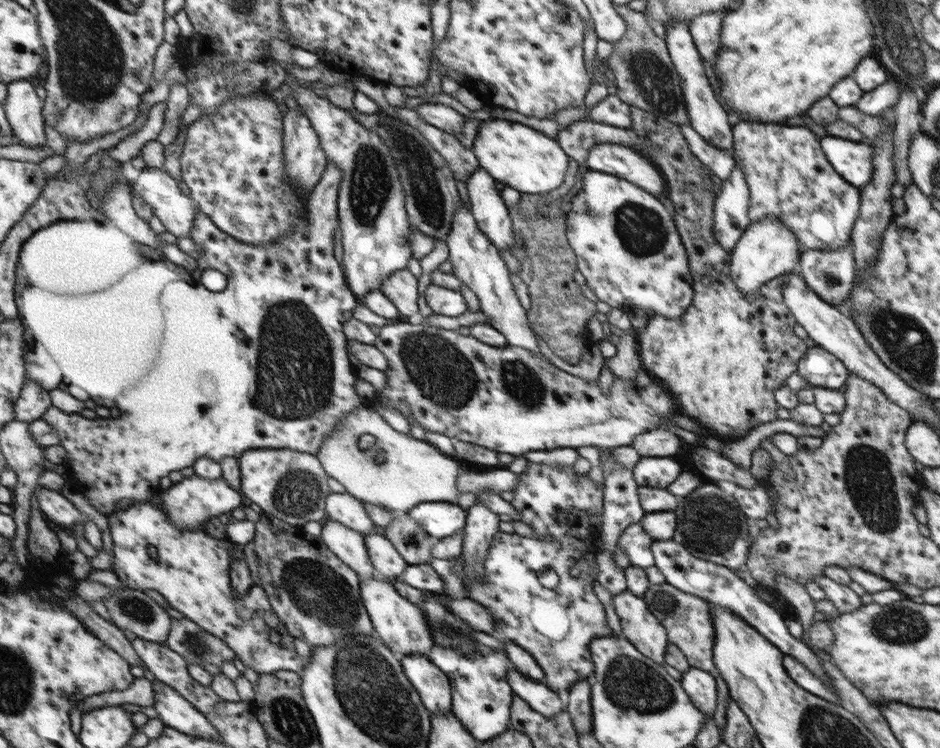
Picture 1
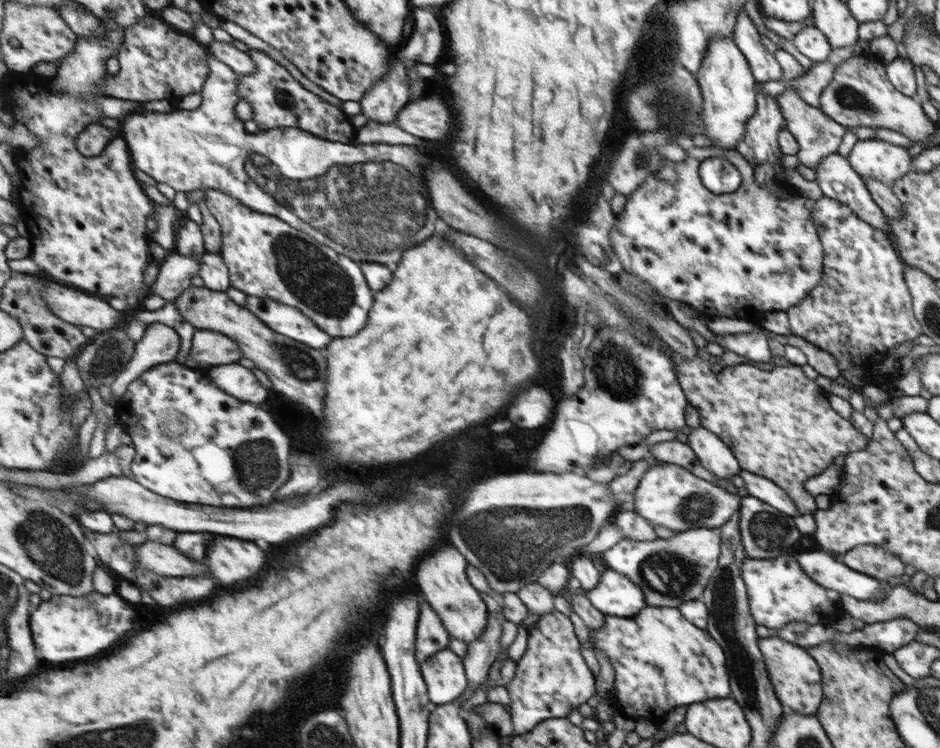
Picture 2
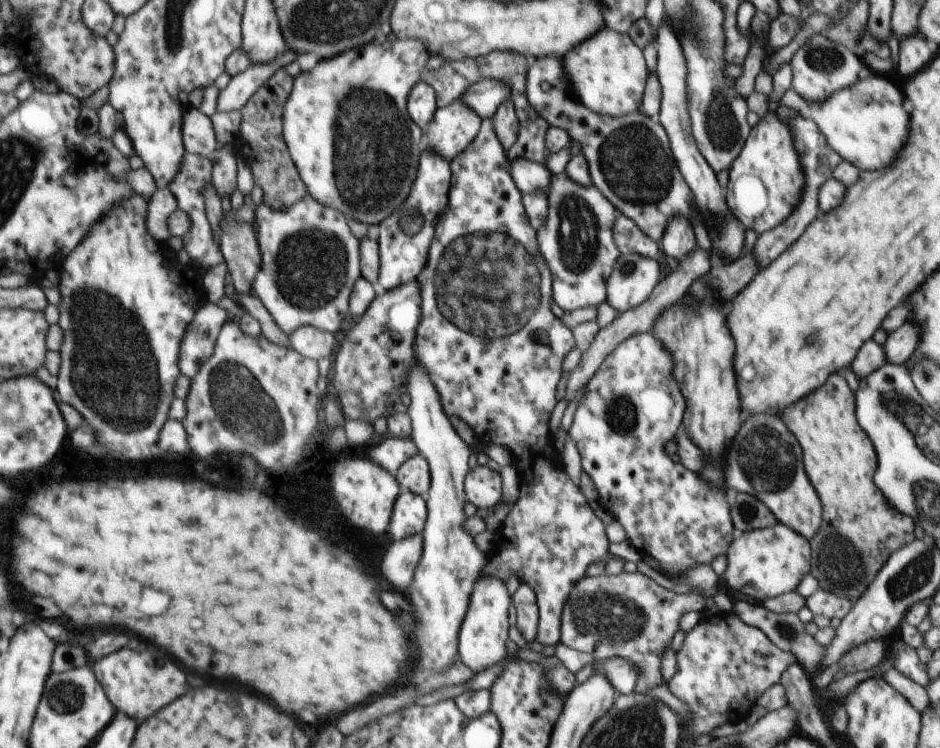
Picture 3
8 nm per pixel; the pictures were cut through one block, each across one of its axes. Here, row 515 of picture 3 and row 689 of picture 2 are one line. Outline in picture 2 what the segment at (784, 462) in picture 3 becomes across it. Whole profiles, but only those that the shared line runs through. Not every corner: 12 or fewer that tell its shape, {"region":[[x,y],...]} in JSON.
{"region":[[760,639],[785,709],[815,716],[822,674],[806,648]]}

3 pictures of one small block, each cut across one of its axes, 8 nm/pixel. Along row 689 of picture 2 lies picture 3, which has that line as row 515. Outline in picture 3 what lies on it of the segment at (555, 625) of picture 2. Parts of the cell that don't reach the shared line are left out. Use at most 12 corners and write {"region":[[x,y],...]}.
{"region":[[494,119],[452,161],[415,360],[514,455],[480,576],[536,640],[608,554],[552,434],[574,348]]}

